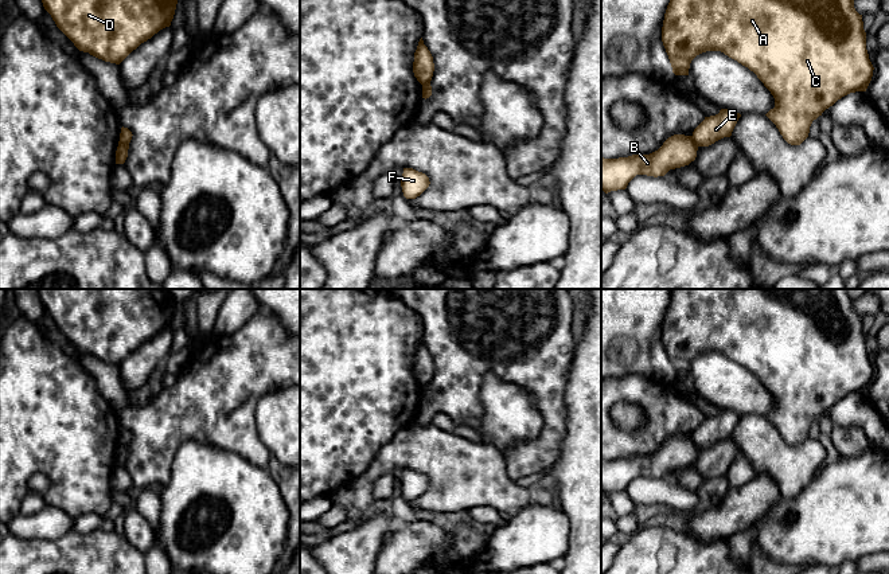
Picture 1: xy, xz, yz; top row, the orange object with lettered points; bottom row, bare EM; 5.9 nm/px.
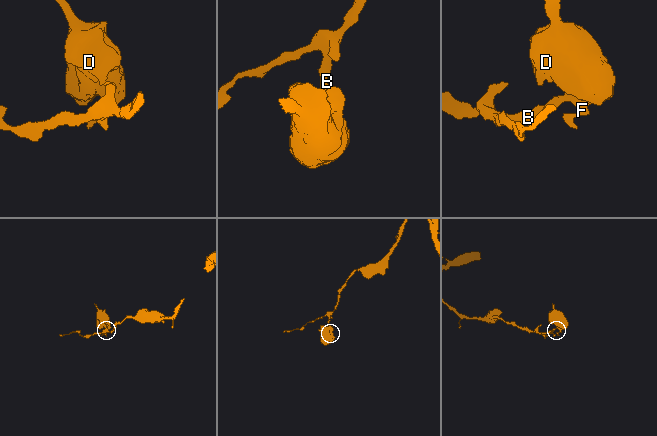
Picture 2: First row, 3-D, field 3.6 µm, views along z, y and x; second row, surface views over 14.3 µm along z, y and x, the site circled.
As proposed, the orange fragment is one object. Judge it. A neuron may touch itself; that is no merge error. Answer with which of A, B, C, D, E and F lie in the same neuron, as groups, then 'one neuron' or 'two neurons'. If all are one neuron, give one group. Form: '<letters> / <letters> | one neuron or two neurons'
A C D E F / B | two neurons

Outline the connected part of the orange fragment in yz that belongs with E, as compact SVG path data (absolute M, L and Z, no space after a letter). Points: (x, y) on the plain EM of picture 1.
M721 410L718 415L705 418L693 433L694 444L697 448L709 448L724 438L730 438L740 418L741 415L732 410Z

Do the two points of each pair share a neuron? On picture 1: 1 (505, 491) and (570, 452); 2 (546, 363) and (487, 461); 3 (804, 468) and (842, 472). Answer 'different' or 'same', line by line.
1: different
2: different
3: different

